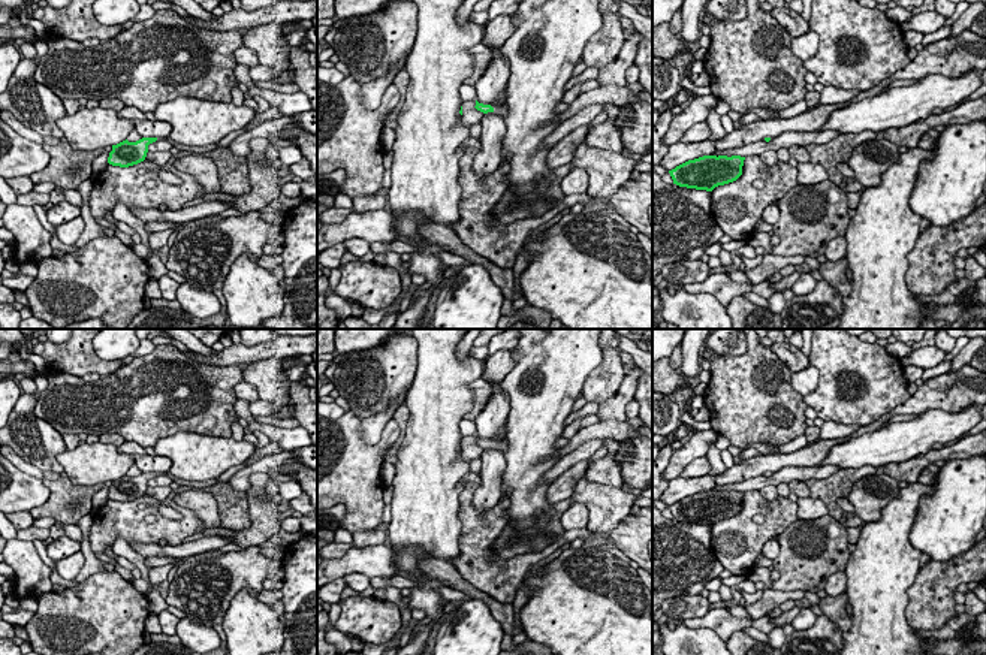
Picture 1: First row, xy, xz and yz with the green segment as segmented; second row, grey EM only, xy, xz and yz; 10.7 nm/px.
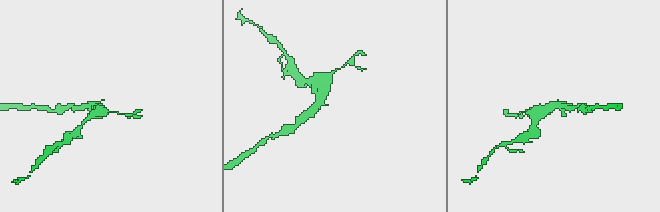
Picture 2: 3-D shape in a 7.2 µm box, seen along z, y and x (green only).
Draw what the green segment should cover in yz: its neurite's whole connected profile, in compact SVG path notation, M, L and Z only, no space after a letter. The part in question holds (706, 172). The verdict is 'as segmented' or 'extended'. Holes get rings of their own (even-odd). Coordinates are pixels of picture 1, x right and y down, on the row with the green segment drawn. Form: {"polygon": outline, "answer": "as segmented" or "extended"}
{"polygon": "M703 156L676 166L669 173L679 187L712 191L739 178L744 160L741 156Z", "answer": "as segmented"}

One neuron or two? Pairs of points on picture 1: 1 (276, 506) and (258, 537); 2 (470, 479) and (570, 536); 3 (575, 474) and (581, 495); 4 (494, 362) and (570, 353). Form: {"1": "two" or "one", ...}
{"1": "one", "2": "one", "3": "two", "4": "two"}

